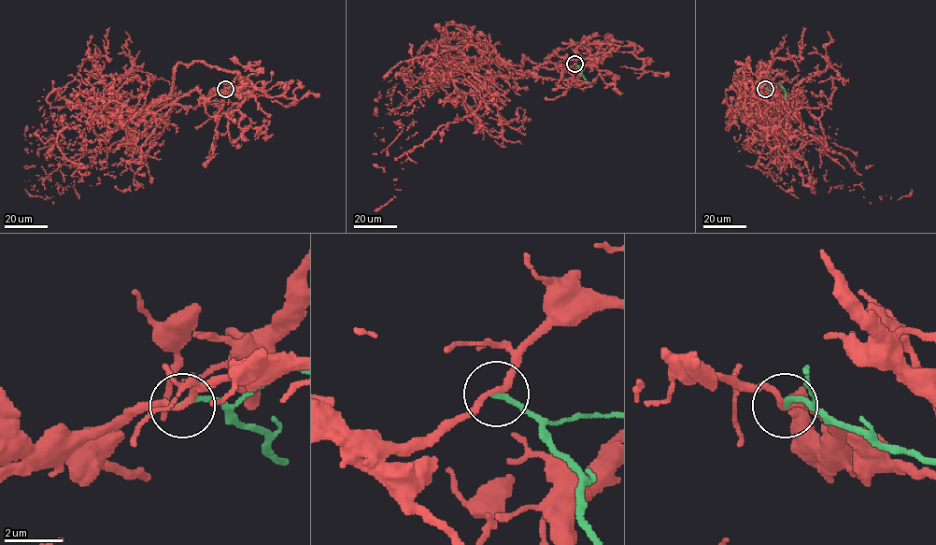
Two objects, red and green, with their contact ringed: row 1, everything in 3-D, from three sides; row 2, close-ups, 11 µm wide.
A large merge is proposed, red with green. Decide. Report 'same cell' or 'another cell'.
same cell

